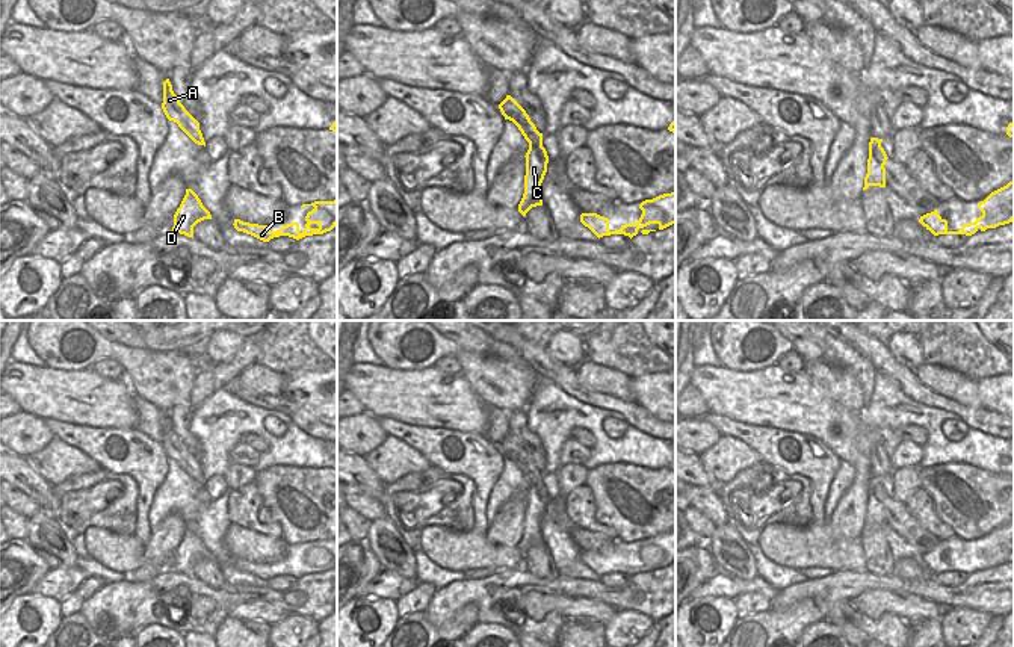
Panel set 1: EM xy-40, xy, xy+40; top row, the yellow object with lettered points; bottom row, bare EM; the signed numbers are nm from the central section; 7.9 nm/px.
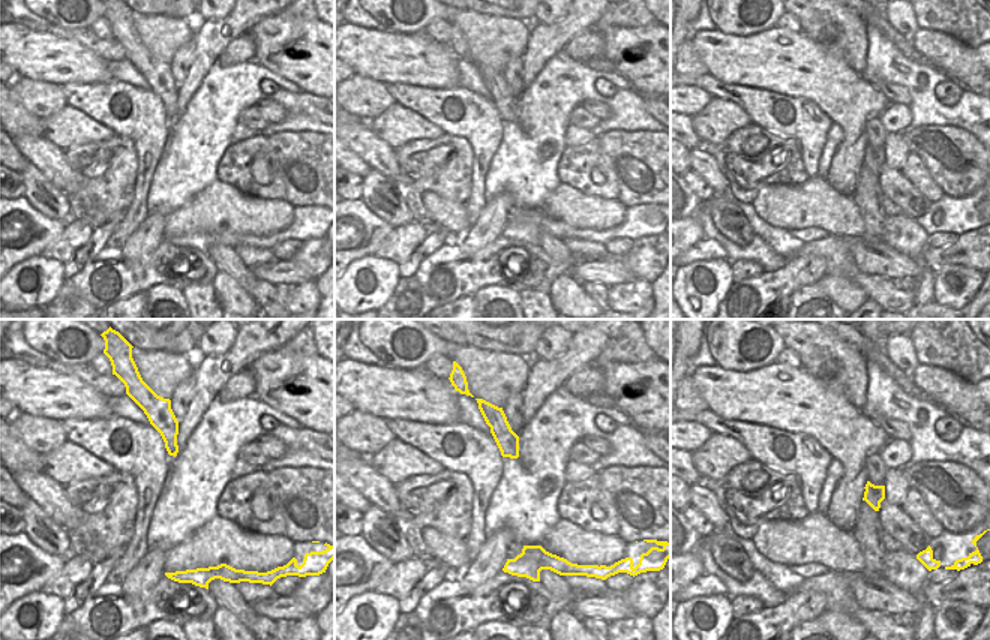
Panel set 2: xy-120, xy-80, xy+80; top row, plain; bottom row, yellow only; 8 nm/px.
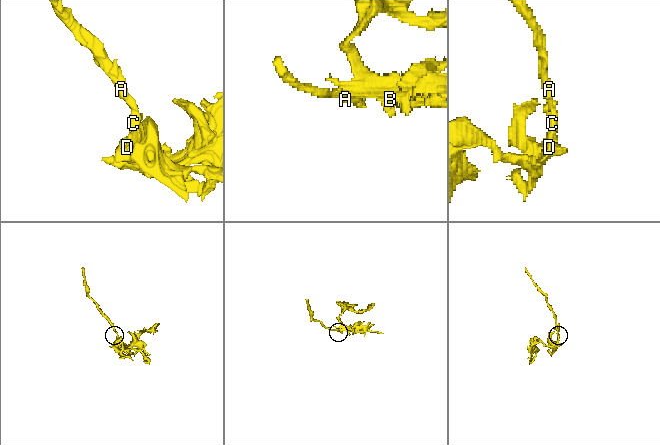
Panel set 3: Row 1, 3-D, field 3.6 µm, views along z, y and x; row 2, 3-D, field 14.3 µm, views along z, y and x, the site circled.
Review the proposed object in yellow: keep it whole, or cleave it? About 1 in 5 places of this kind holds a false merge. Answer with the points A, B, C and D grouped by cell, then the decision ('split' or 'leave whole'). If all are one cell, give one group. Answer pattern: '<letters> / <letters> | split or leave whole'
A / B C D | split

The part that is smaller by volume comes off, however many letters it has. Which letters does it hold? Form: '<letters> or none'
A

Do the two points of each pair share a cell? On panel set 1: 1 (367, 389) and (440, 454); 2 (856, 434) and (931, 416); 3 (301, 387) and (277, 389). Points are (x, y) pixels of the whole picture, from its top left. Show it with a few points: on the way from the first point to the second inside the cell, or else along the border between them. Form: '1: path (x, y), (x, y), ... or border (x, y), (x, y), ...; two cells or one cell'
1: border (378, 416), (390, 416), (407, 424), (440, 428); two cells
2: border (859, 411), (862, 419), (878, 433), (881, 442); two cells
3: border (286, 377), (283, 396); two cells

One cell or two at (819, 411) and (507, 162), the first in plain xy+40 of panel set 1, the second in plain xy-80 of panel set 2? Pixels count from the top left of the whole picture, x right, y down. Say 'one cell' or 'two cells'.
two cells

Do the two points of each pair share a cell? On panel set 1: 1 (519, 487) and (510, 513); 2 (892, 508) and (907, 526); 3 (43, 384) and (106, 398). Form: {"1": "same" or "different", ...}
{"1": "different", "2": "same", "3": "same"}

